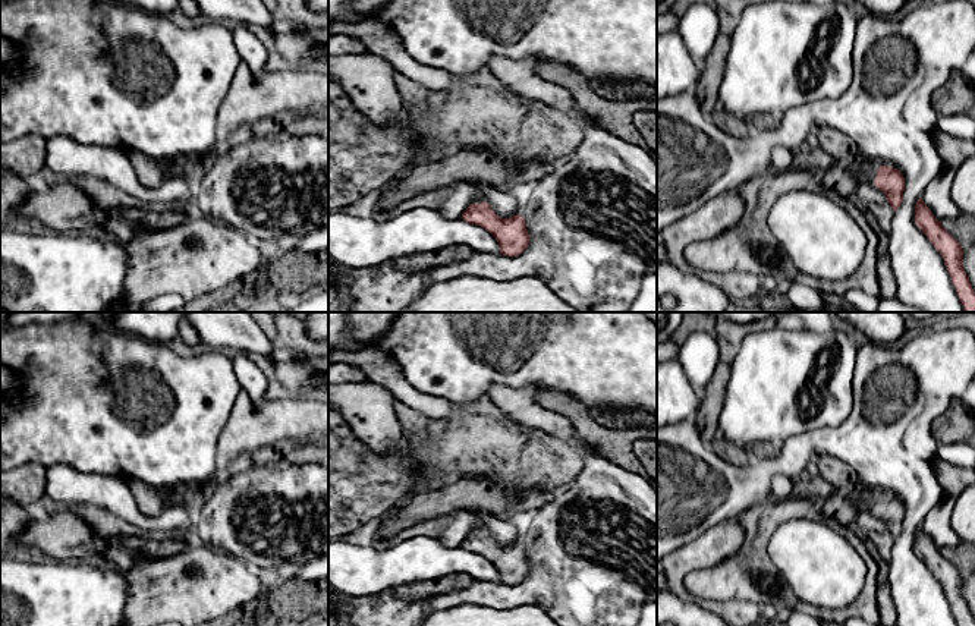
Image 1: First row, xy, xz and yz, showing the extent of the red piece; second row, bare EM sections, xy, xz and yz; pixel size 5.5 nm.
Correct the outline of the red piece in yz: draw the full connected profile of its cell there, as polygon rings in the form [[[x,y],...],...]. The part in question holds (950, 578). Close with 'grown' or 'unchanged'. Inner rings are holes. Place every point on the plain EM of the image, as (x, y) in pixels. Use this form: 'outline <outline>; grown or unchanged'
outline [[[922,526],[915,534],[915,551],[930,567],[934,576],[940,581],[956,616],[959,626],[975,626],[975,619],[971,614],[969,605],[963,597],[963,578],[938,550],[931,538],[924,532]]]; unchanged

